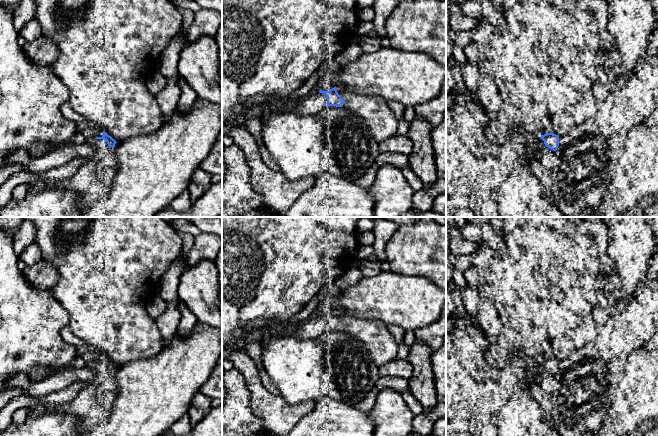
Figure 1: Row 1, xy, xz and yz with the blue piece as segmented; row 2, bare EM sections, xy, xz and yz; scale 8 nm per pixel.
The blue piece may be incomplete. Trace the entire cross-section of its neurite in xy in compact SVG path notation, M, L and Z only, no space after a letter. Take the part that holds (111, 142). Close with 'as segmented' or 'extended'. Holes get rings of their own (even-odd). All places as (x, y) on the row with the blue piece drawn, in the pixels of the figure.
M89 126L89 129L80 130L82 134L85 136L86 139L104 139L109 147L114 148L115 144L117 143L111 136L109 136L106 132L104 132L101 128L96 126Z; extended

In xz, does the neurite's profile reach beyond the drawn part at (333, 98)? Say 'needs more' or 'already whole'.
needs more

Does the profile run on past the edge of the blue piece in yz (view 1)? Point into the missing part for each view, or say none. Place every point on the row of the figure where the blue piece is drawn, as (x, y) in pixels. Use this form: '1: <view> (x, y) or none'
1: none

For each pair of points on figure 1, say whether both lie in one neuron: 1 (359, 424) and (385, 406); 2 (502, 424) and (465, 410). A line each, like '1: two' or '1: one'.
1: two
2: two

